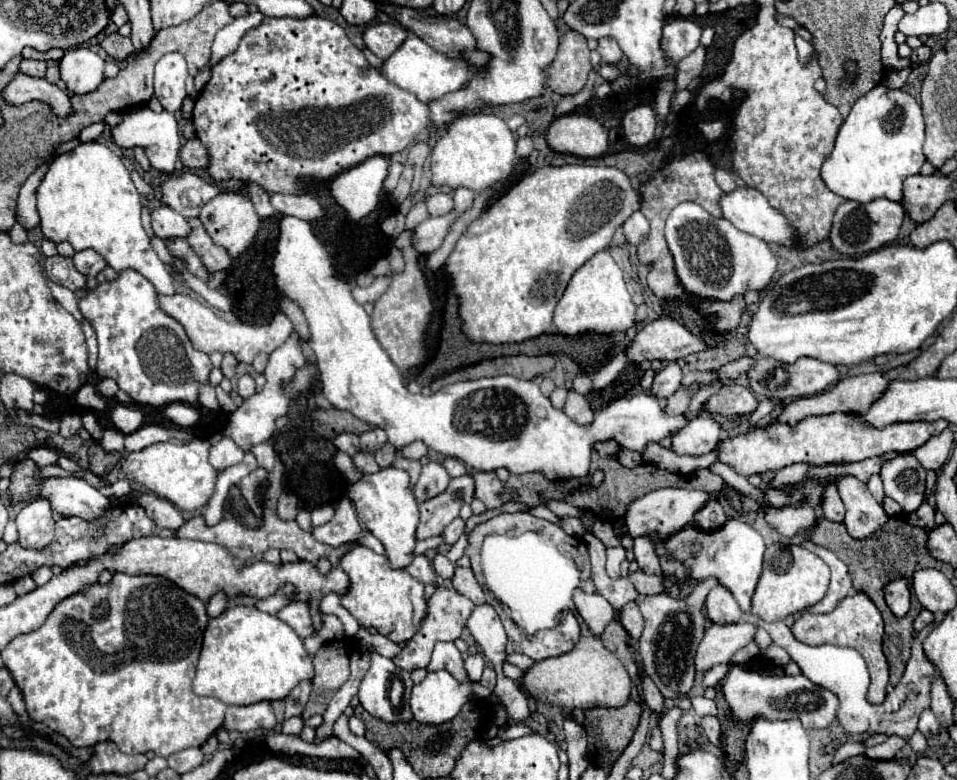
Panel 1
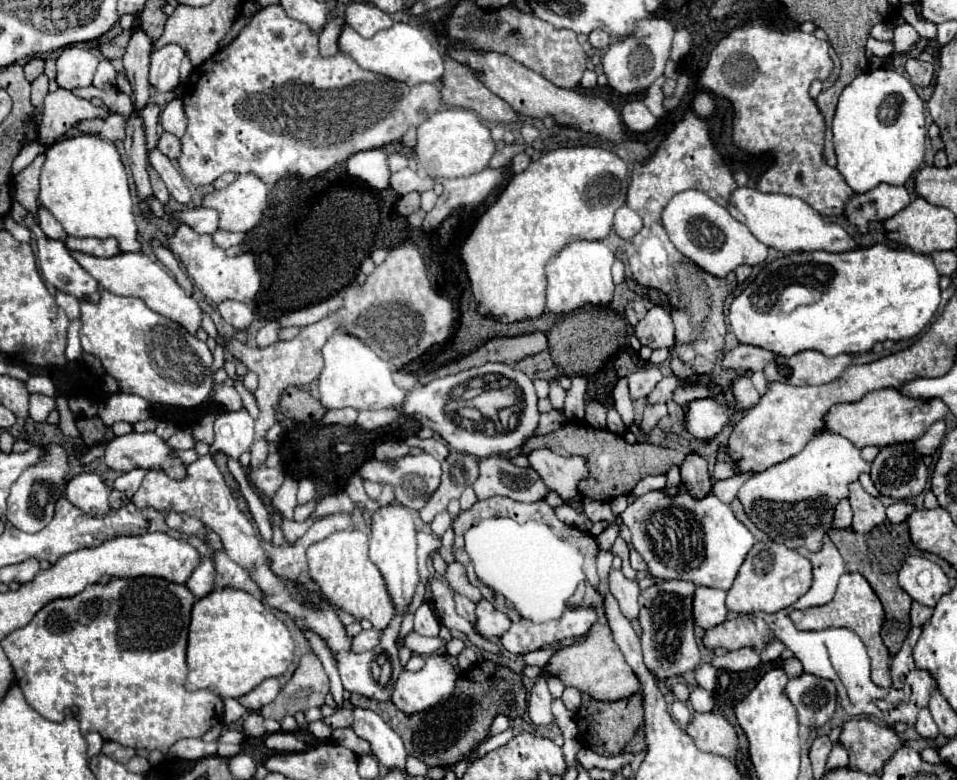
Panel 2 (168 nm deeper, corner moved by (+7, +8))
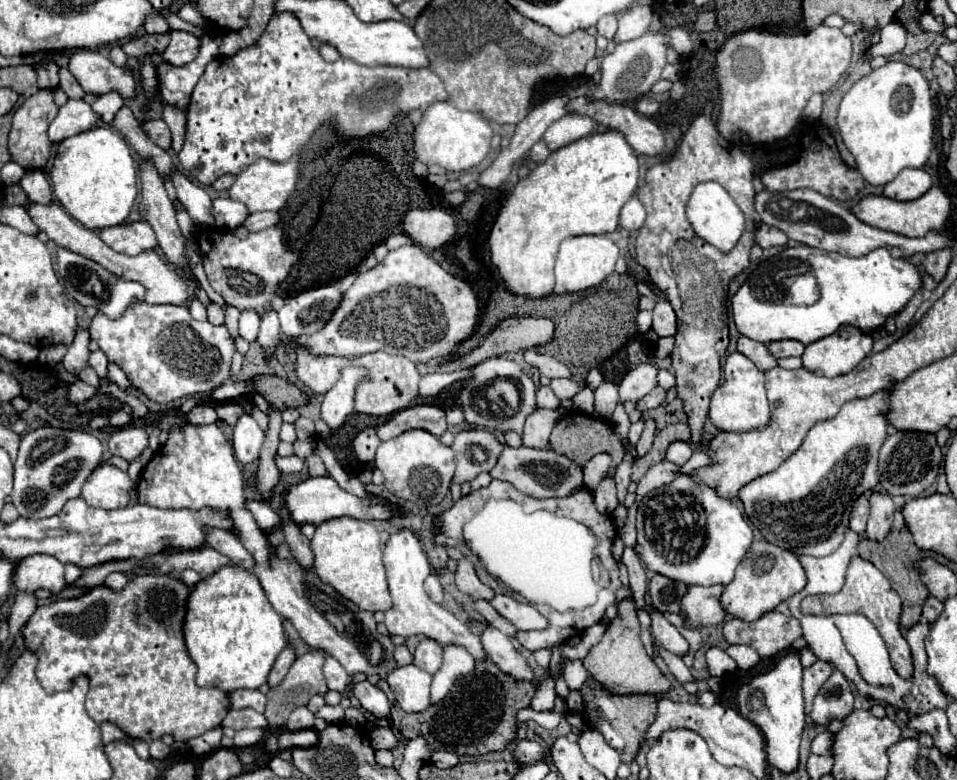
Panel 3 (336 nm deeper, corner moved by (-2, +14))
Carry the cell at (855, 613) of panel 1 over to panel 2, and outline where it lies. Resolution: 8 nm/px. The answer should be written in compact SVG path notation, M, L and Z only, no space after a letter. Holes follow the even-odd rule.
M844 573L840 577L838 583L838 591L834 595L834 599L826 605L820 607L810 607L804 611L792 611L790 619L794 623L794 627L798 631L820 631L826 627L846 627L852 629L862 643L868 649L870 661L872 661L872 683L878 687L890 687L892 679L890 679L890 655L888 649L884 647L882 639L880 639L880 627L884 621L884 611L882 611L882 603L876 597L876 593L872 591L872 587L868 585L868 581L860 575L860 573Z

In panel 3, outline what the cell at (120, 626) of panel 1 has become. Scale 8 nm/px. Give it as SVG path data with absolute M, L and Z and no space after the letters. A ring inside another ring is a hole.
M147 573L137 575L127 583L123 591L111 591L107 587L95 587L91 593L77 599L55 601L47 607L37 607L33 617L25 625L25 647L33 649L39 657L37 677L47 693L65 691L71 687L71 679L79 673L91 679L87 695L87 713L97 723L109 721L119 725L129 737L151 743L165 733L175 741L189 741L203 735L209 729L221 725L229 711L227 693L215 687L199 687L195 683L195 663L191 661L183 643L183 619L189 587L177 577Z

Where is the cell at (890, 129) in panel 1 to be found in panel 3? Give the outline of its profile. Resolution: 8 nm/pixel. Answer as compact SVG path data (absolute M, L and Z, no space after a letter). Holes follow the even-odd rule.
M889 61L859 79L843 97L837 125L845 147L853 153L857 169L871 185L887 185L901 169L923 167L933 151L933 99L929 83L915 67Z

